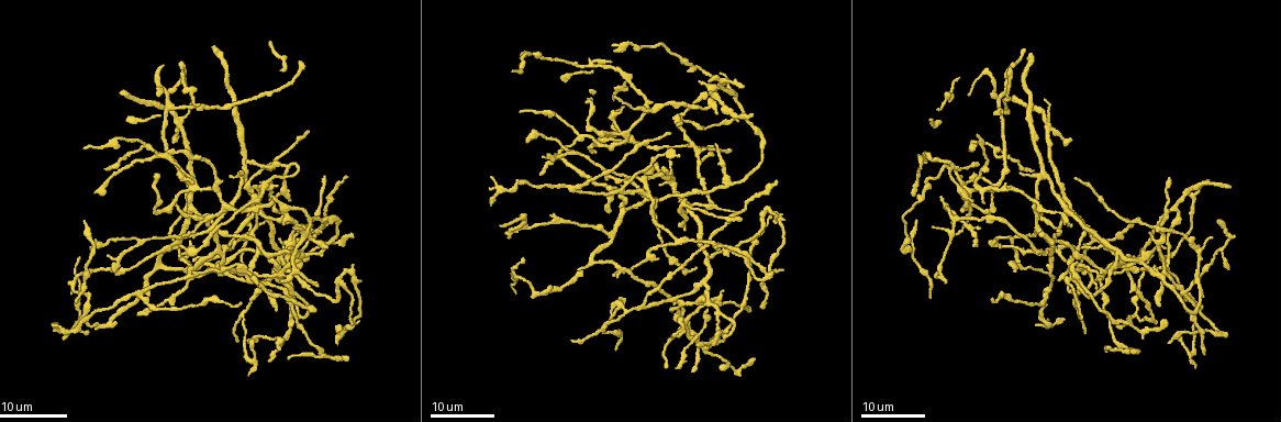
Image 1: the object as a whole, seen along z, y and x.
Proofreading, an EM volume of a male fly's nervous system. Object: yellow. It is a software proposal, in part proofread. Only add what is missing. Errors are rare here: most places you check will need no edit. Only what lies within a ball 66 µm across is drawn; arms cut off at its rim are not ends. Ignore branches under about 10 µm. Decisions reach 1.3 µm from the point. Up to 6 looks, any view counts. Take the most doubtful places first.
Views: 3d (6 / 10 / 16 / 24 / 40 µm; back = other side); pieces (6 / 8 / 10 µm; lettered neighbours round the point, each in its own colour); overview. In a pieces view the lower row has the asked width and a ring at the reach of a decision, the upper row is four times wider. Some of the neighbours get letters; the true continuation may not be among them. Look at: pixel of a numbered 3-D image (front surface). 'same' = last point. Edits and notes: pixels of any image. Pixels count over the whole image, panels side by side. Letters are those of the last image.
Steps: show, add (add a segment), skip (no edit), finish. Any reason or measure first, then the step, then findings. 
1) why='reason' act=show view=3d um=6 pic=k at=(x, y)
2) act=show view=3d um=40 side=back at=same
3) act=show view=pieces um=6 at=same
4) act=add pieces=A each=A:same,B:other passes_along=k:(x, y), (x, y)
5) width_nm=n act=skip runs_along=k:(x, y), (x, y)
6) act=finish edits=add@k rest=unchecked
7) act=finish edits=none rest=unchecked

why='an open end' act=show view=3d um=16 pic=1 at=(307, 131)

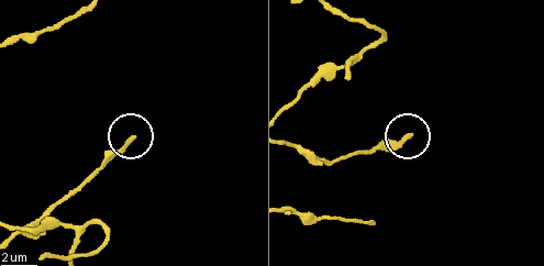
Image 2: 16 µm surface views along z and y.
act=show view=pieces um=10 pic=2 at=(131, 137)

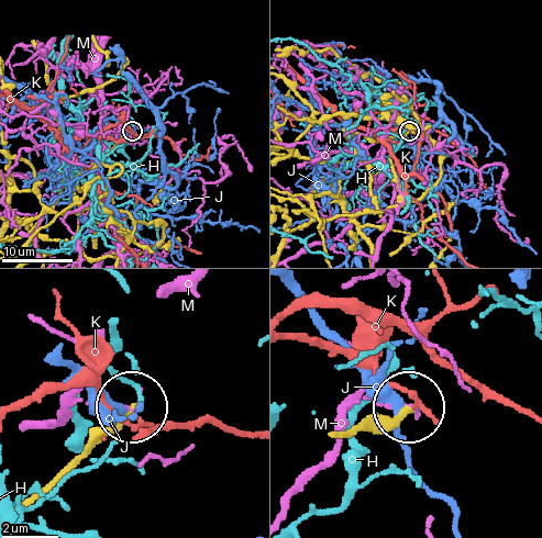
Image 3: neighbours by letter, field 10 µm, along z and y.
act=skip each=H:other,J:other,K:other,M:other runs_along=3:(343, 439), (379, 429), (405, 405) found='none of them fits'

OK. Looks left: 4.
why='end of a long branch' act=show view=3d um=16 pic=1 at=(740, 217)

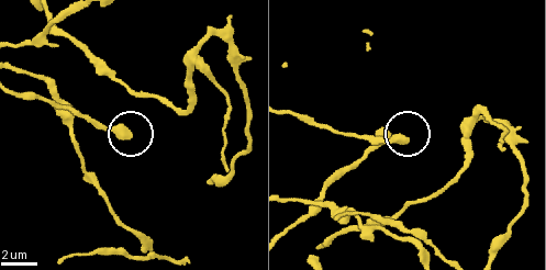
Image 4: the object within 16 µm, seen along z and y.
act=show view=pieces um=8 pic=4 at=(128, 136)

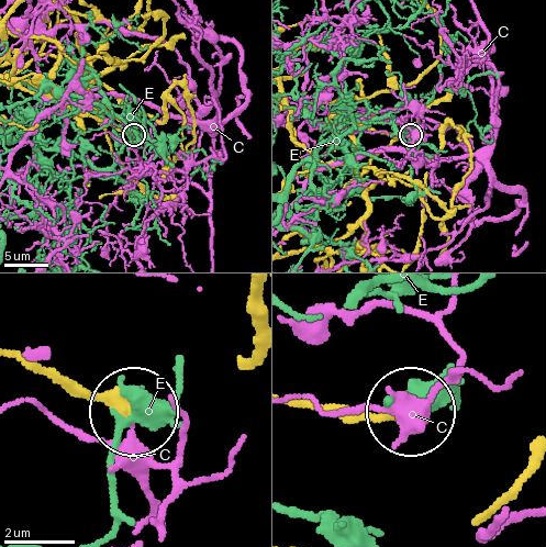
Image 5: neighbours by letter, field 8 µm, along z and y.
act=skip each=C:other,E:other runs_along=5:(15, 357), (127, 408) found='no lettered segment goes on from it'

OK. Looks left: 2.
why='free end' act=show view=3d um=24 pic=1 at=(541, 174)

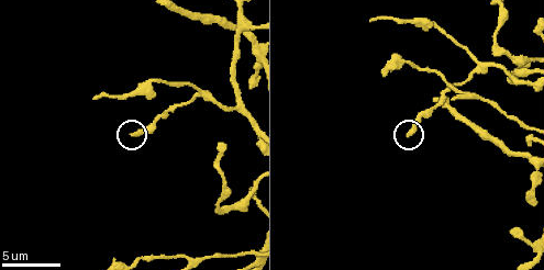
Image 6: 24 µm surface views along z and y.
act=show view=pieces um=6 pic=6 at=(409, 132)

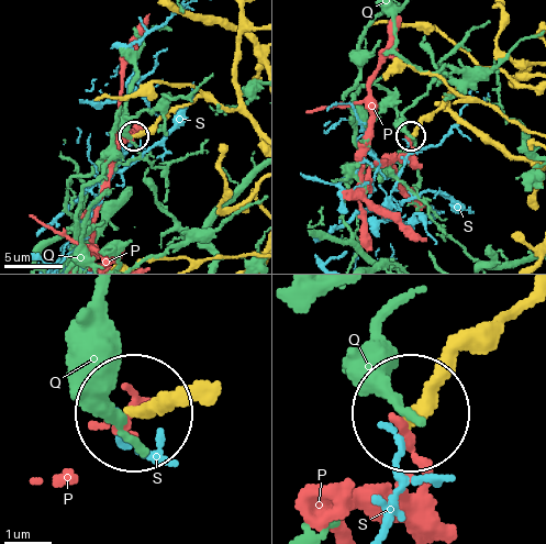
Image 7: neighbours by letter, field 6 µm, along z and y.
act=skip each=P:other,Q:other,S:other found='none of them fits'

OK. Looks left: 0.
act=finish edits=none rest=unchecked

